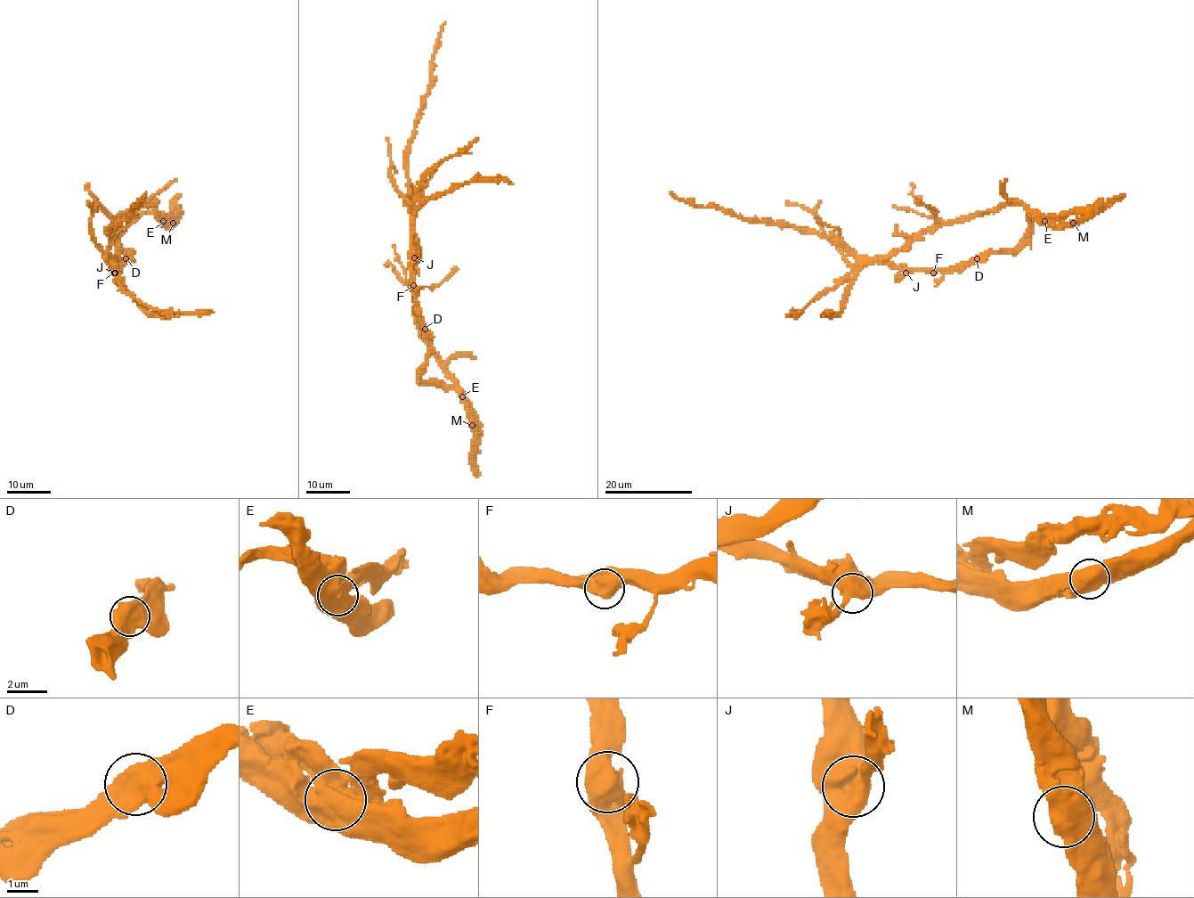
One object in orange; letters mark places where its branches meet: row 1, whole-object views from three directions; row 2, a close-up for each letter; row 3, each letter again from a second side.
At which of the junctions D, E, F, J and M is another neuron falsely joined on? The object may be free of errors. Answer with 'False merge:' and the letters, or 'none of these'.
False merge: E

